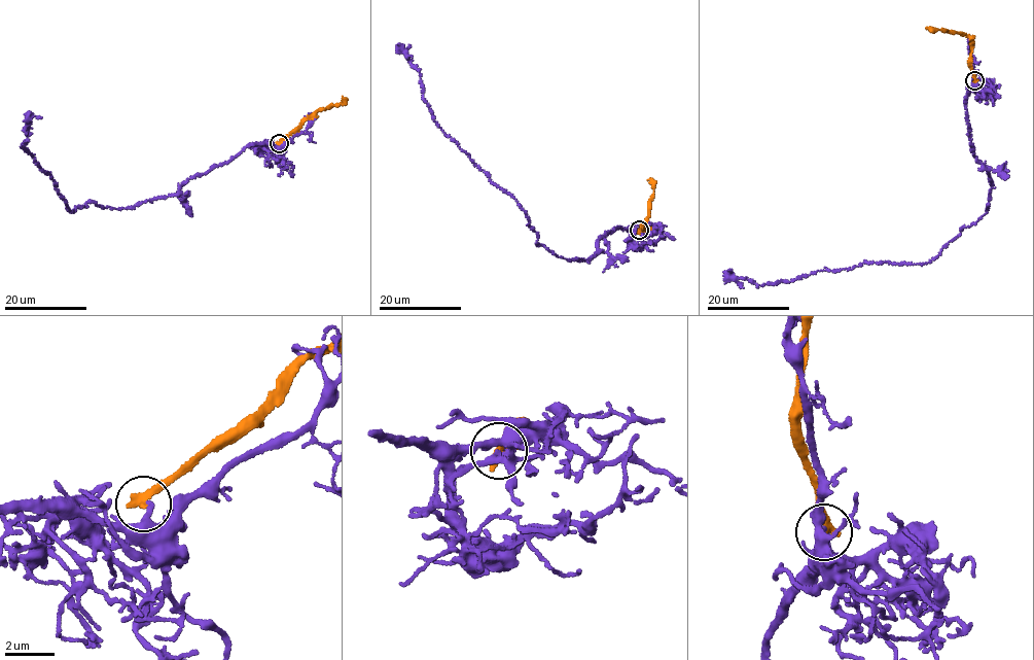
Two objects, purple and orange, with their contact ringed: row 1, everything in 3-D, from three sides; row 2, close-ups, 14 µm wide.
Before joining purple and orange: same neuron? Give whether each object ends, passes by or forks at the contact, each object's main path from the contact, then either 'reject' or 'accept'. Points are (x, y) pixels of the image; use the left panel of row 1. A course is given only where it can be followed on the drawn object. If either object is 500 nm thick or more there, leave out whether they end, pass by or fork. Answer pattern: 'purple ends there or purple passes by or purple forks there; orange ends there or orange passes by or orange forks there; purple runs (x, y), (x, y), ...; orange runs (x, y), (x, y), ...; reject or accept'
purple ends there; orange ends there; purple runs (279, 143), (249, 145), (176, 195), (120, 209), (91, 201), (74, 211), (22, 145), (31, 117), (41, 117); orange runs (279, 143), (321, 108), (339, 105), (345, 99); reject

